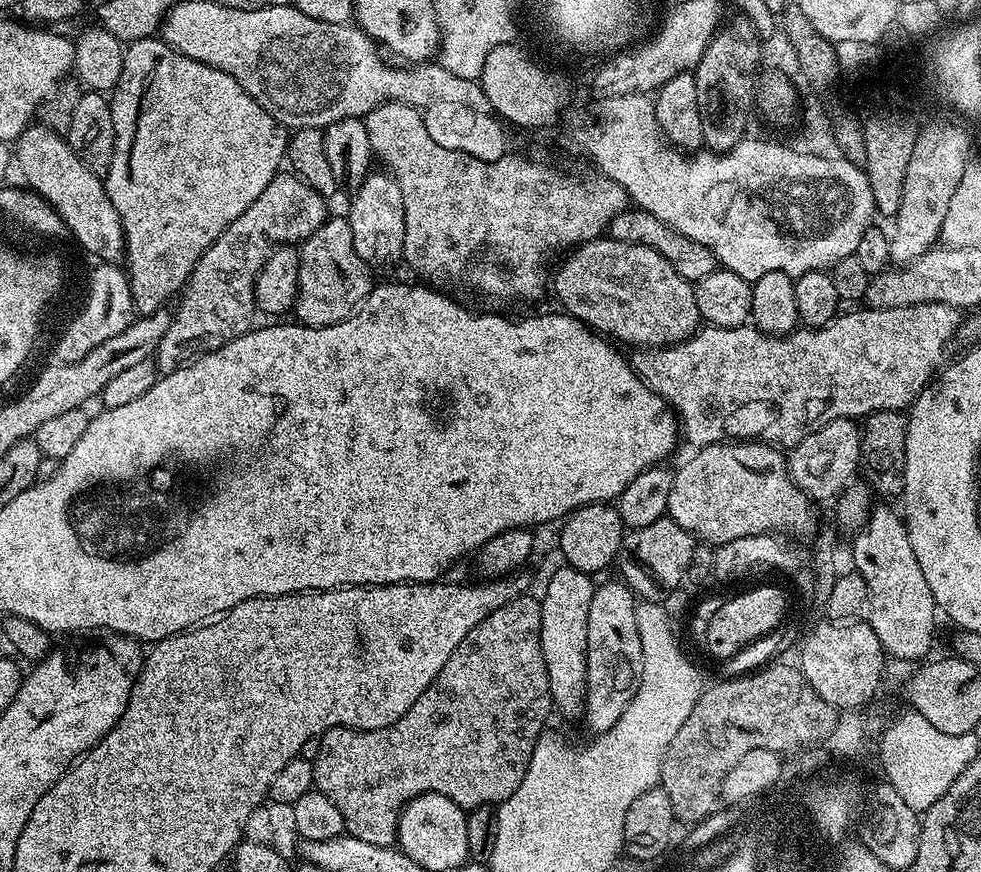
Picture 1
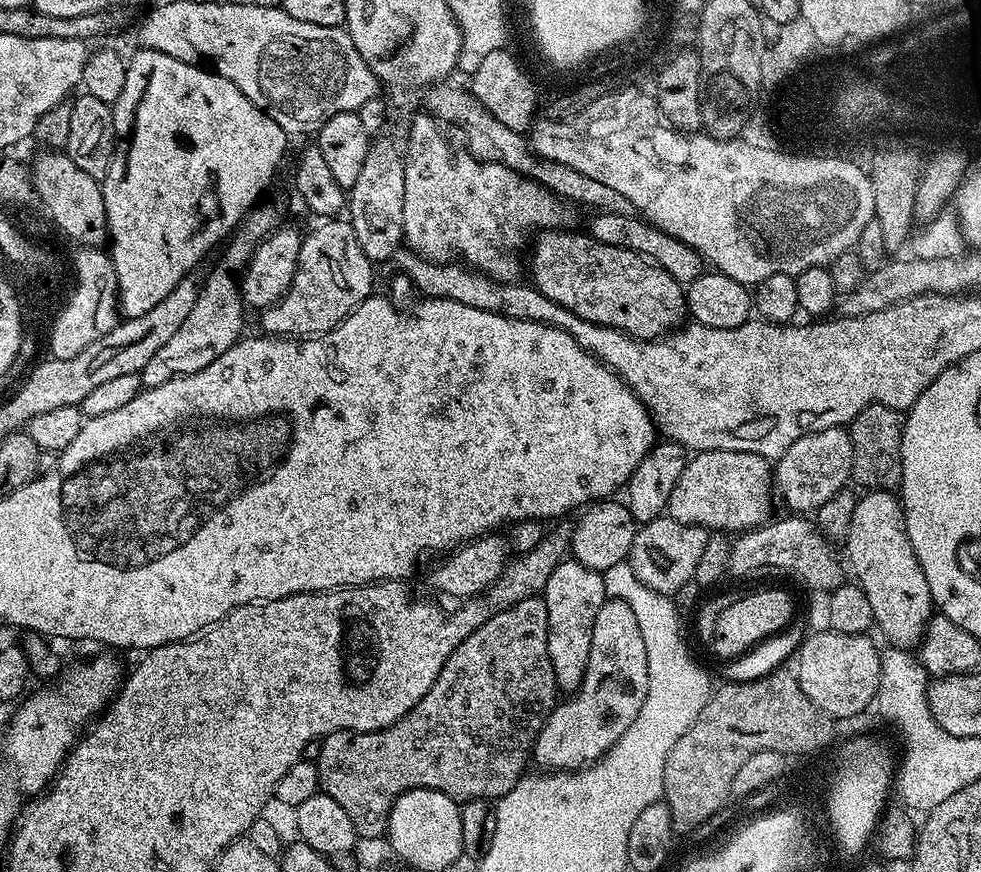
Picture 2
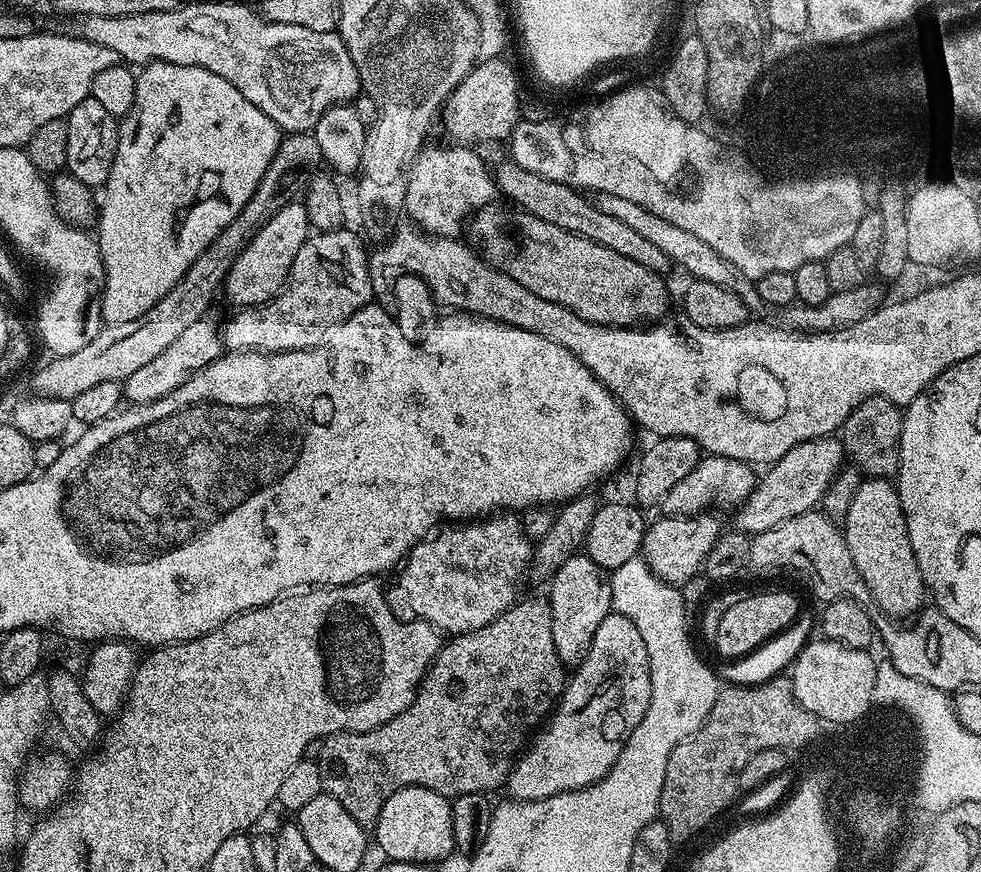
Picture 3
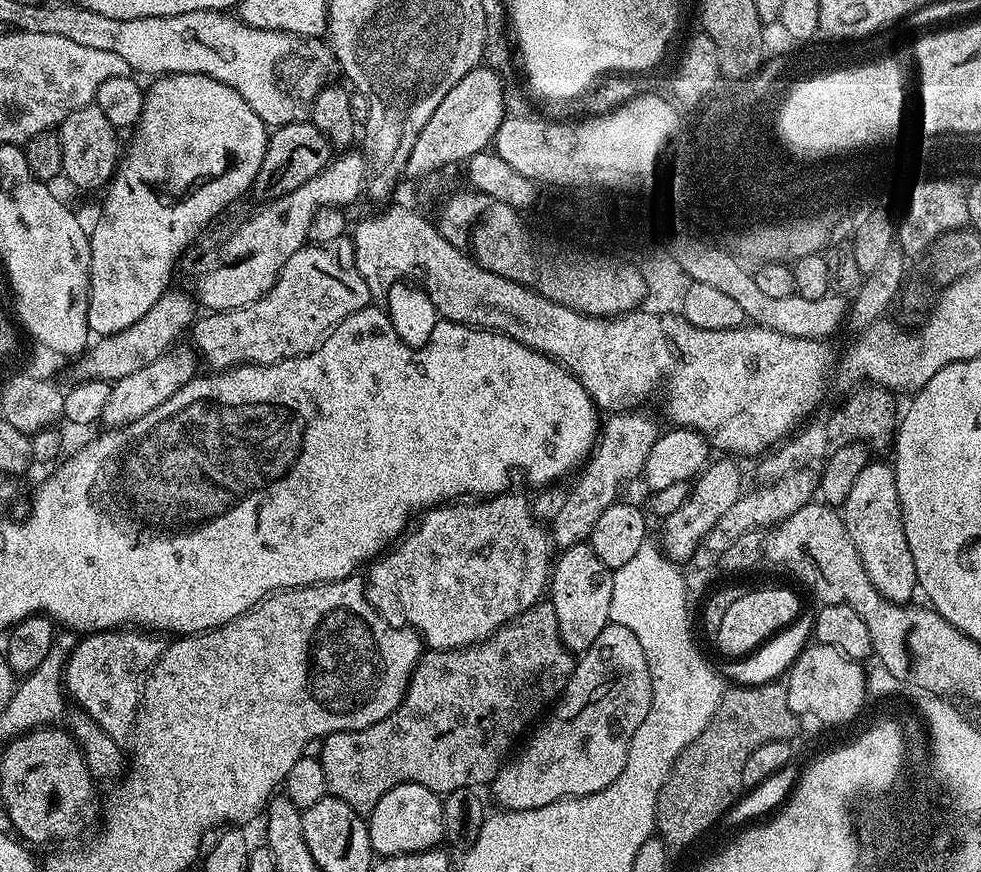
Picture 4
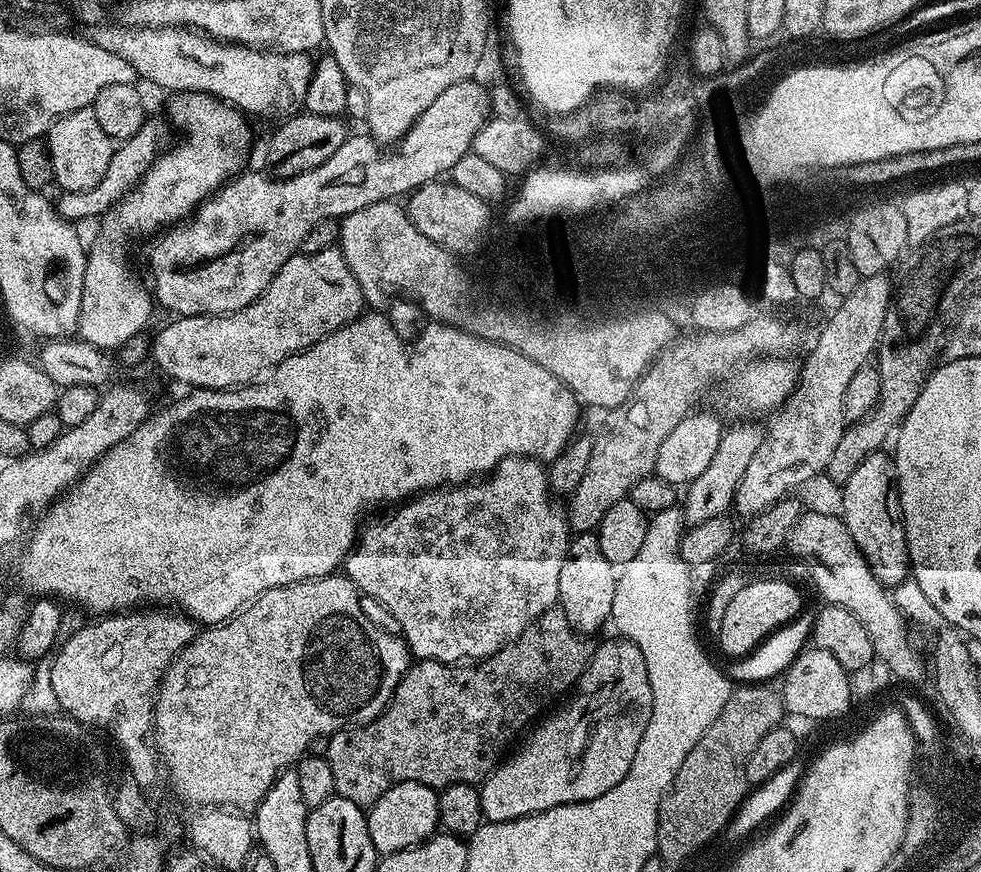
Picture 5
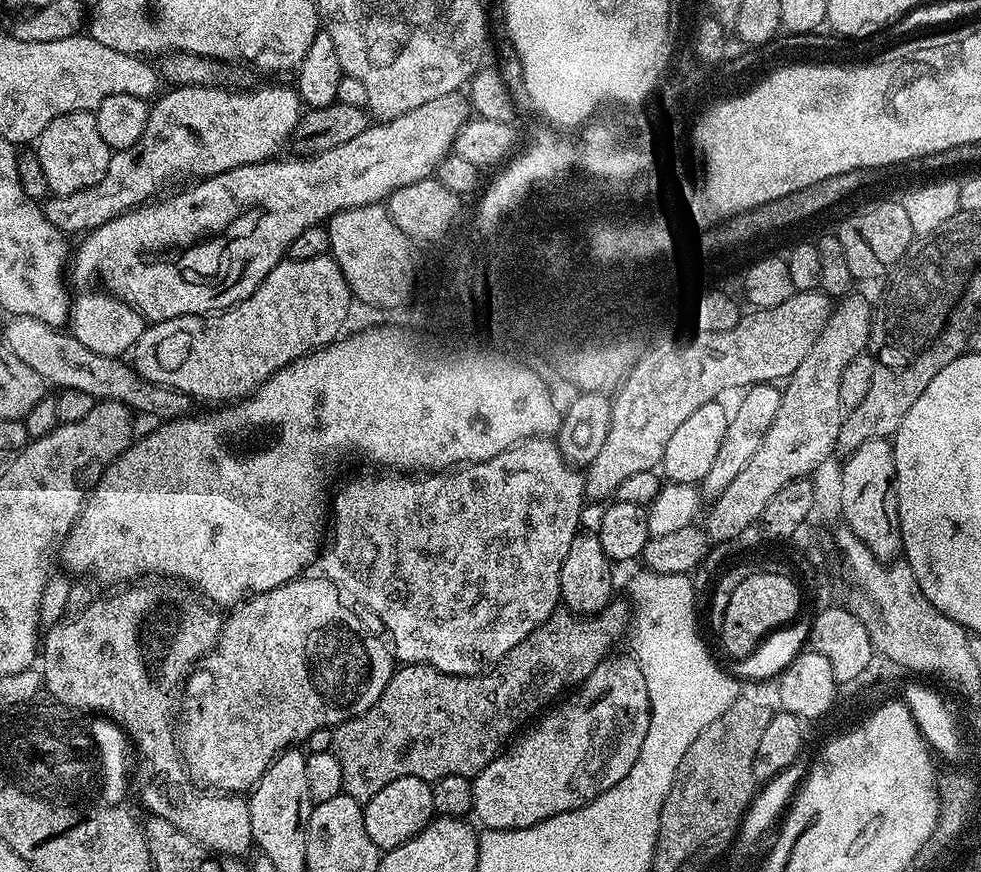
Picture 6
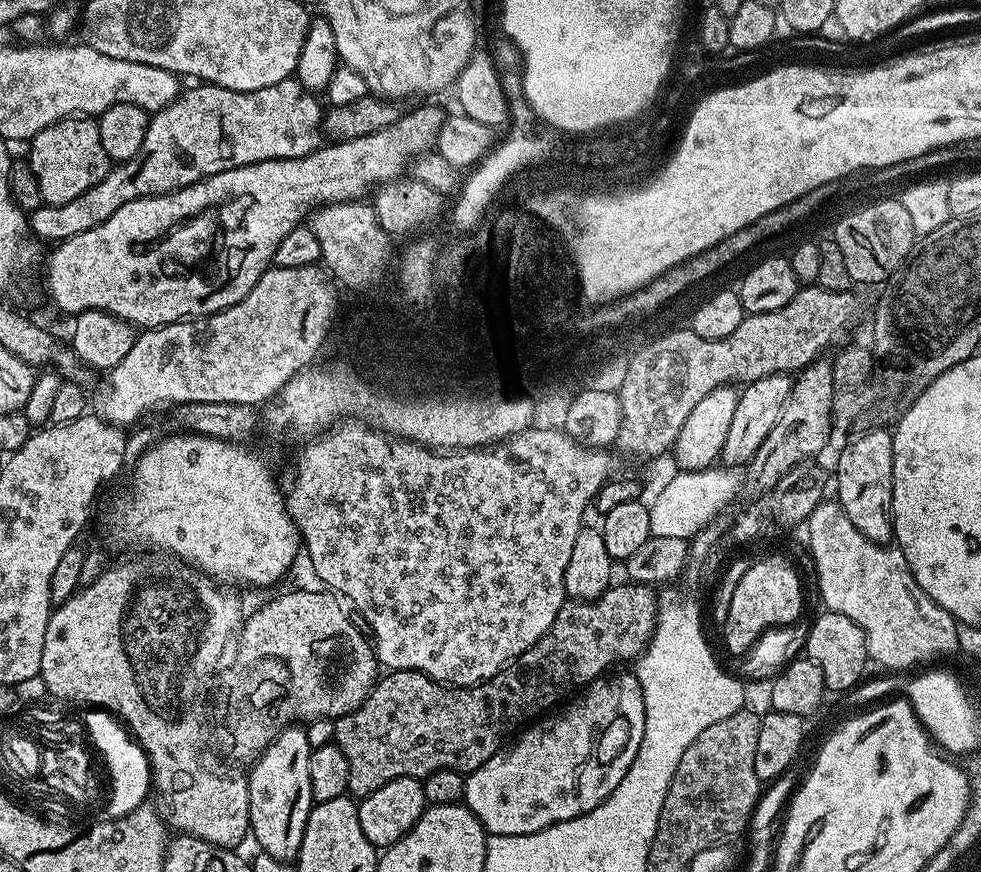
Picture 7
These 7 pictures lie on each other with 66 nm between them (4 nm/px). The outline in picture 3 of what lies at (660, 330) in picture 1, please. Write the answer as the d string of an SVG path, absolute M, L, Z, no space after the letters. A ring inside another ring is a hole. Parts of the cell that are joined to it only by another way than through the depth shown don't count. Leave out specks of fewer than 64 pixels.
M493 202L487 204L485 208L477 208L474 215L467 221L466 236L470 241L471 247L478 250L479 255L483 256L493 268L497 268L500 272L510 274L510 278L514 278L514 282L519 282L522 286L526 286L526 290L530 290L530 294L534 294L538 298L546 298L546 302L558 302L558 306L566 306L574 314L578 314L578 318L582 318L586 322L594 322L595 324L610 324L614 328L626 328L629 326L640 326L645 322L656 322L665 315L664 312L668 308L668 292L664 289L661 273L646 270L646 266L638 266L638 262L633 262L630 258L622 258L622 254L614 254L614 250L606 250L606 246L598 246L594 242L590 242L590 238L582 238L578 234L574 234L570 230L562 230L562 226L554 226L550 222L542 222L542 218L532 216L523 210L513 211L513 216L504 208L499 208L499 203Z

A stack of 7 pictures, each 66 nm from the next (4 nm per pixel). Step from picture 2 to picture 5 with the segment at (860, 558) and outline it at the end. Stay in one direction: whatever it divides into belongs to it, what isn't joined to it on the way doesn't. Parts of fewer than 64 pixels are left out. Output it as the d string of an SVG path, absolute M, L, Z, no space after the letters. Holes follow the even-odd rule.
M883 451L871 452L867 458L850 474L850 478L842 485L841 513L846 530L850 530L850 538L864 555L865 562L870 566L874 578L885 586L895 586L909 579L910 565L908 563L908 547L904 533L904 520L900 516L900 494L896 490L896 474L894 460L891 455L884 456Z

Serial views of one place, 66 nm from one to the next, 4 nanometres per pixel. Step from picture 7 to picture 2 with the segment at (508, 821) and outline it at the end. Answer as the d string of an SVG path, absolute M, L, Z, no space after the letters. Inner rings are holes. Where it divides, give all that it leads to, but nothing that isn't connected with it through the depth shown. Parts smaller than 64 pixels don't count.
M605 599L602 610L598 610L598 618L594 618L594 630L590 638L590 662L586 666L586 674L582 686L575 694L563 702L557 703L552 713L545 720L542 730L536 736L536 745L530 756L541 764L541 769L552 772L571 772L587 765L595 764L601 756L607 754L622 738L634 722L638 710L644 705L648 689L648 663L646 662L646 642L642 642L642 630L638 630L638 621L625 600Z

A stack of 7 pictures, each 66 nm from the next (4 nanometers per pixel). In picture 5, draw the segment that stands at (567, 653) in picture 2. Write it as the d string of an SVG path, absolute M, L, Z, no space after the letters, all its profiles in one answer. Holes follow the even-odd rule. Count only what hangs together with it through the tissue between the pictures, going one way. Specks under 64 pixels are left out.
M595 532L573 535L568 541L562 574L558 574L558 607L566 614L566 622L578 633L596 632L609 623L614 606L614 590L618 575L617 565L602 554L602 546Z

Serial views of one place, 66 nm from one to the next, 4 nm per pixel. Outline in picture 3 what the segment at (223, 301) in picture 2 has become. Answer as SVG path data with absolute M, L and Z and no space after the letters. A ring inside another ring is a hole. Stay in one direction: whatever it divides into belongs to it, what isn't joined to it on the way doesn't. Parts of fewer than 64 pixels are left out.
M205 318L194 322L178 337L154 362L134 370L130 378L122 381L122 396L129 405L149 404L182 386L188 381L188 377L201 372L207 364L213 364L222 354L222 332L211 318Z

